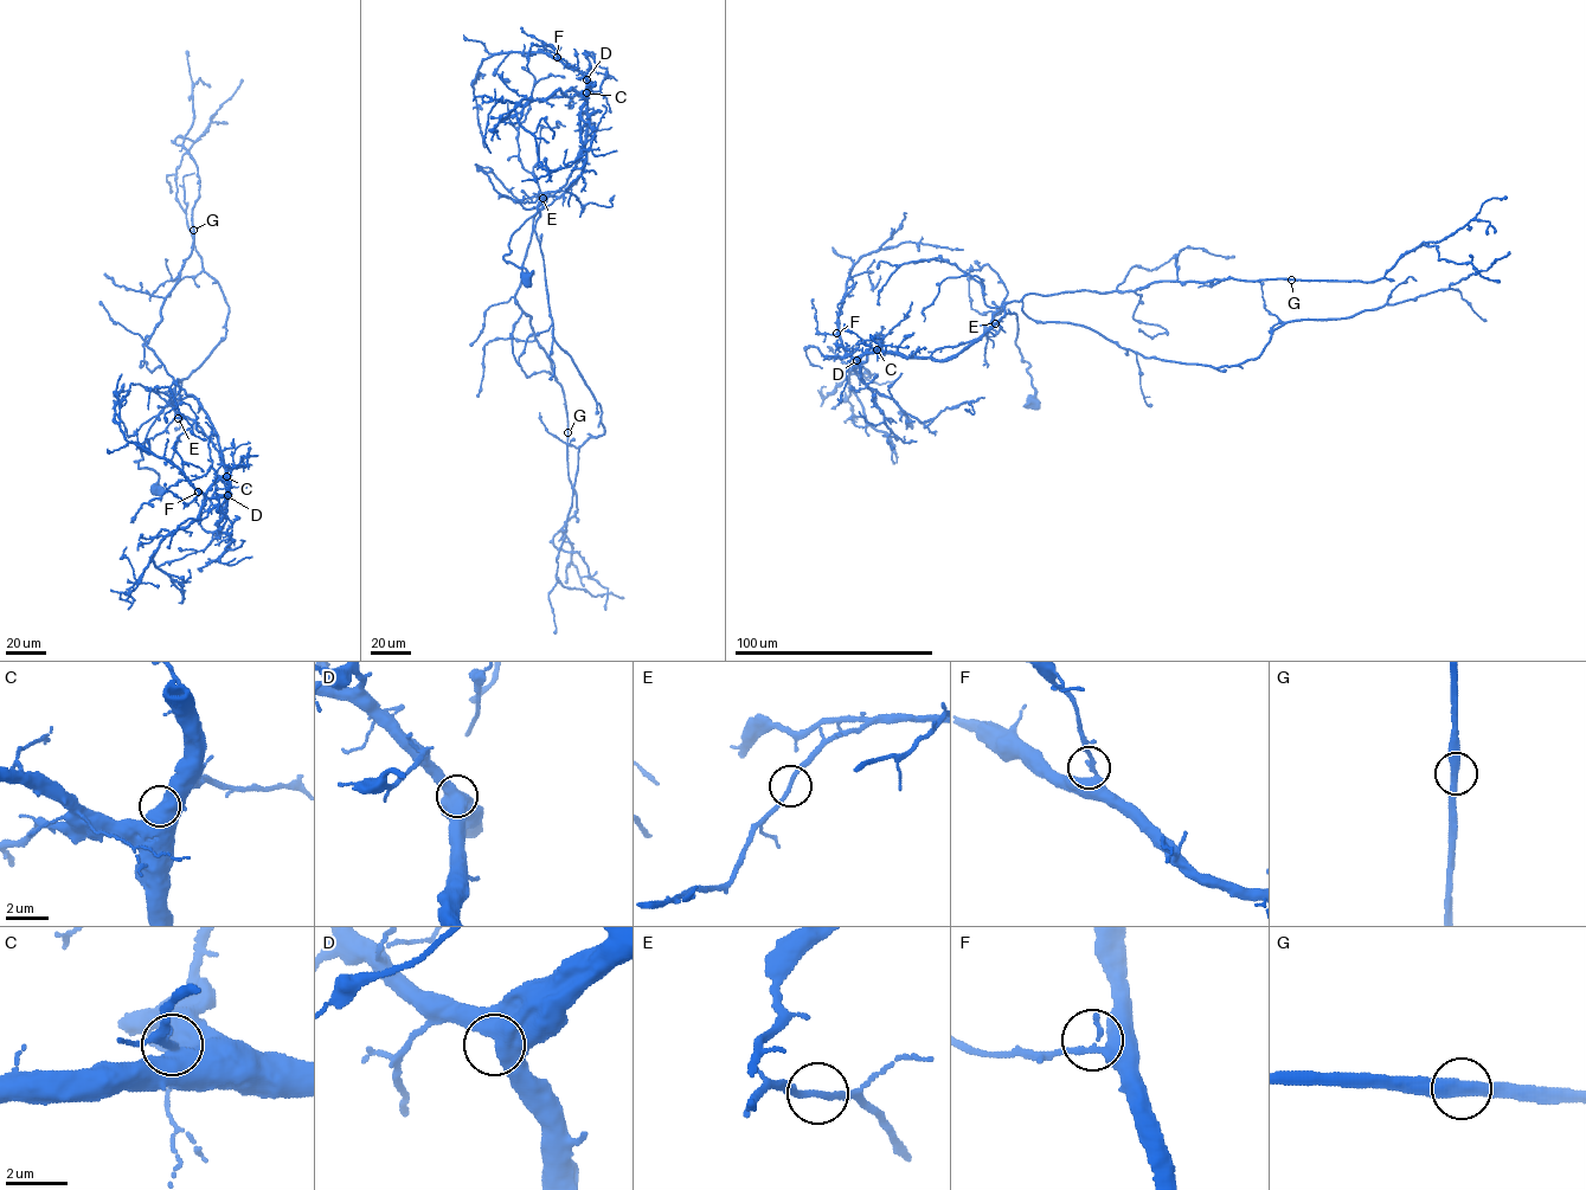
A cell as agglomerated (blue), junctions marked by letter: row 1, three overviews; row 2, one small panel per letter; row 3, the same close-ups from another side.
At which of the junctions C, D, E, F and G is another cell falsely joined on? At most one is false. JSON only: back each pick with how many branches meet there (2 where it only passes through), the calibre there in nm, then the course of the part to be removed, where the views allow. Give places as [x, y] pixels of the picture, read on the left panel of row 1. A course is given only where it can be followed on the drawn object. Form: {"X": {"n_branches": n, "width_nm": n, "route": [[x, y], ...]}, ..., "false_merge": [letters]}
{"false_merge": []}

